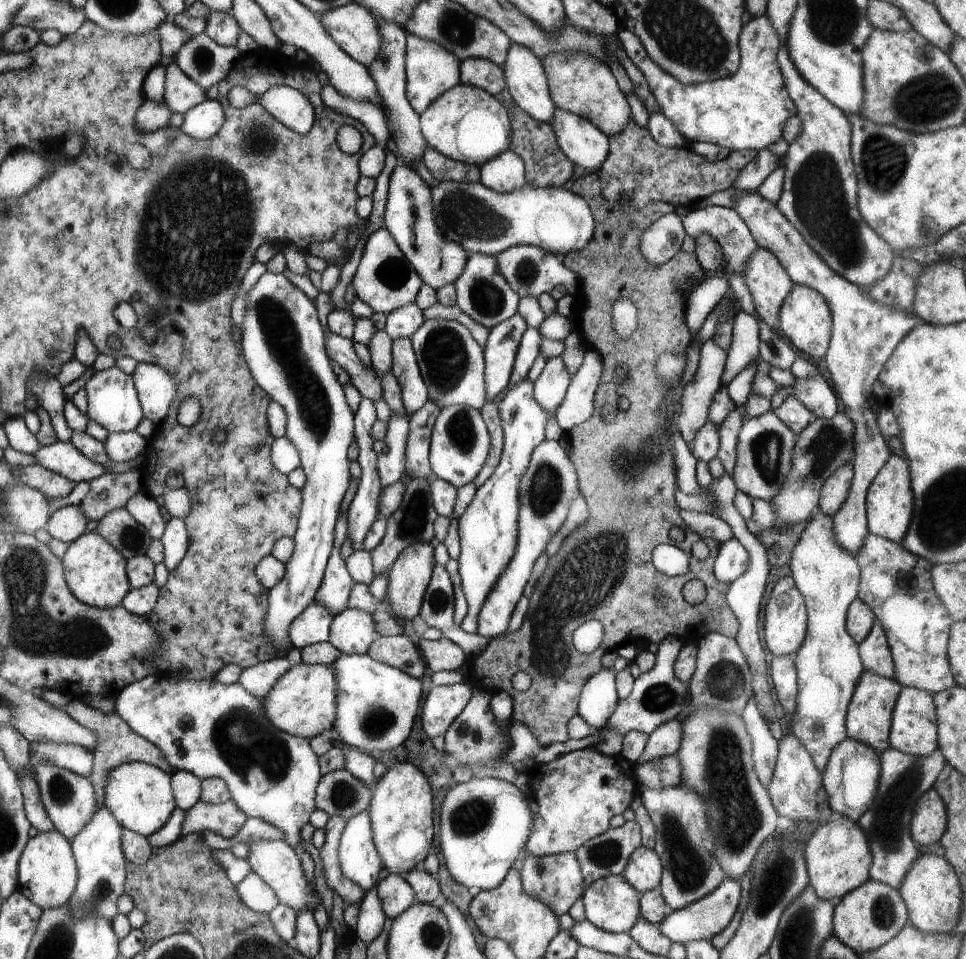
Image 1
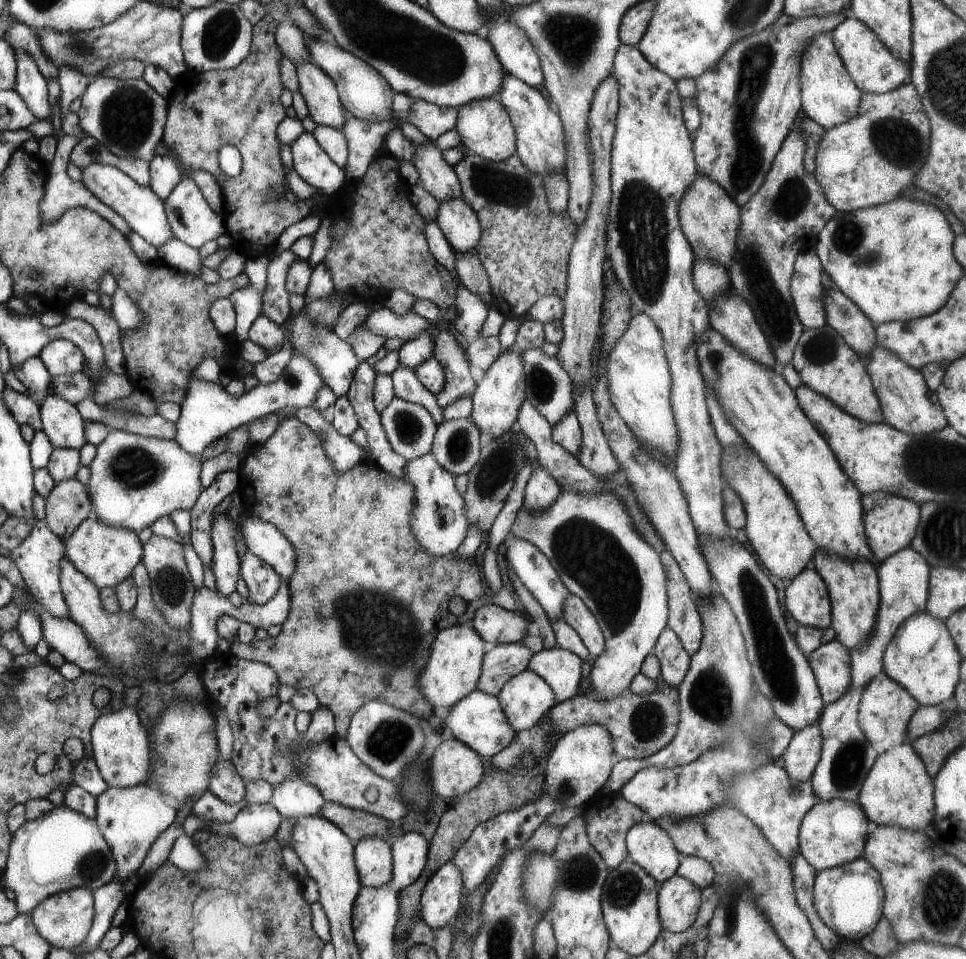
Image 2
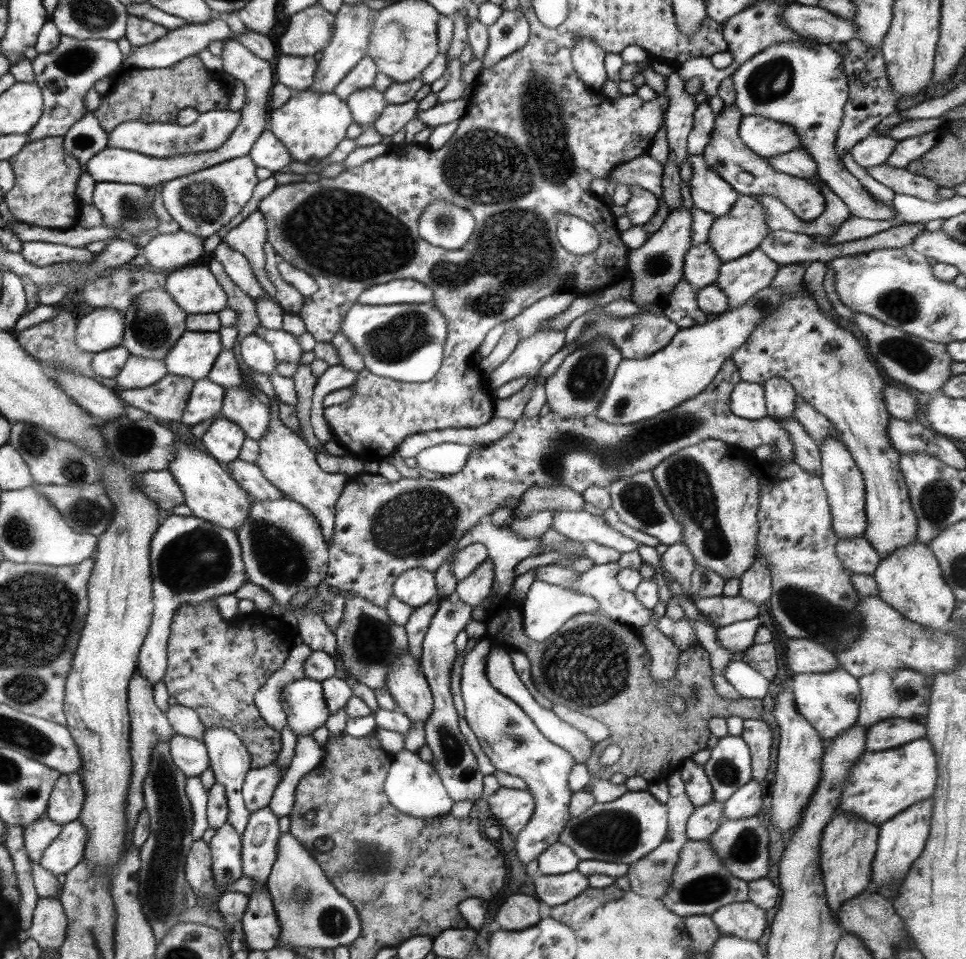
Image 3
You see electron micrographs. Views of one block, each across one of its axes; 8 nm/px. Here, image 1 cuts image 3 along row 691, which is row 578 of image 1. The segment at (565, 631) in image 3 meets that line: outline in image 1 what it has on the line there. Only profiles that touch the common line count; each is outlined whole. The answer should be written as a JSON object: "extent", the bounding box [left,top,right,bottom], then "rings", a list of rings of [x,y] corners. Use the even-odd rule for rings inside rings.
{"extent":[465,172,739,748],"rings":[[[597,172],[587,174],[587,176],[583,176],[583,178],[577,178],[577,180],[571,184],[571,194],[581,196],[581,198],[589,204],[589,210],[591,210],[593,220],[595,220],[595,230],[593,230],[593,236],[589,238],[589,242],[587,242],[579,252],[567,252],[565,256],[561,256],[561,260],[563,260],[563,264],[565,264],[567,268],[571,268],[571,270],[579,276],[579,282],[581,282],[581,284],[579,284],[579,288],[581,288],[579,294],[583,294],[583,304],[577,308],[579,334],[581,334],[581,338],[585,340],[585,344],[587,344],[589,348],[597,350],[597,352],[603,356],[603,374],[601,374],[599,386],[597,386],[595,396],[593,396],[593,414],[591,414],[589,420],[585,420],[583,424],[575,426],[573,430],[569,430],[569,432],[565,434],[565,440],[563,440],[563,444],[565,444],[565,448],[567,448],[567,452],[569,452],[569,458],[571,458],[571,462],[573,462],[573,466],[575,466],[575,472],[577,472],[577,484],[579,484],[579,494],[583,496],[583,500],[585,500],[585,504],[587,504],[589,518],[587,518],[581,526],[577,526],[577,528],[565,538],[565,542],[559,546],[559,550],[547,560],[545,570],[541,572],[541,576],[537,578],[537,582],[535,582],[535,586],[533,586],[533,592],[531,592],[531,596],[529,596],[527,618],[523,618],[523,624],[519,626],[519,630],[515,630],[515,632],[511,632],[511,634],[507,634],[507,636],[503,636],[503,638],[491,638],[489,644],[487,644],[487,648],[485,648],[483,652],[479,652],[477,656],[471,656],[471,658],[469,658],[469,672],[465,674],[465,684],[471,686],[471,688],[477,688],[477,686],[479,686],[481,690],[489,690],[489,692],[507,692],[507,694],[511,696],[511,702],[513,702],[511,724],[525,724],[525,726],[529,728],[529,732],[533,734],[533,738],[535,738],[535,740],[539,742],[539,746],[543,746],[543,748],[549,746],[549,744],[563,744],[563,742],[567,742],[567,740],[571,738],[569,732],[567,732],[567,722],[577,714],[581,688],[583,688],[583,684],[585,684],[593,674],[597,674],[597,672],[601,670],[601,656],[603,656],[607,650],[613,650],[613,648],[617,648],[617,646],[621,646],[621,644],[627,644],[627,642],[659,644],[665,636],[675,636],[675,638],[681,638],[683,642],[697,644],[707,632],[717,632],[717,634],[723,634],[723,636],[729,636],[729,638],[735,638],[737,632],[739,632],[739,622],[737,622],[735,614],[731,612],[731,608],[729,608],[727,602],[725,602],[725,594],[727,594],[729,584],[723,584],[723,582],[715,580],[715,576],[713,576],[713,560],[715,560],[717,550],[719,550],[721,544],[719,544],[717,540],[711,540],[711,538],[701,538],[701,536],[699,536],[697,532],[693,532],[691,528],[685,528],[685,522],[683,522],[683,518],[679,516],[679,510],[681,510],[681,508],[677,506],[677,500],[675,500],[675,492],[677,492],[677,474],[675,474],[675,472],[677,472],[677,464],[675,464],[675,456],[673,456],[673,442],[671,442],[669,432],[663,428],[661,418],[657,416],[659,406],[661,406],[661,402],[665,400],[665,394],[667,394],[669,388],[671,388],[667,382],[659,380],[657,374],[655,374],[657,358],[659,358],[661,354],[673,354],[673,356],[679,356],[679,354],[681,354],[681,356],[685,356],[685,350],[687,350],[687,346],[689,346],[689,342],[691,342],[689,328],[687,328],[687,322],[685,322],[687,298],[689,298],[691,292],[693,292],[693,290],[705,280],[707,272],[699,266],[699,262],[697,262],[697,254],[687,254],[687,252],[681,252],[681,250],[679,250],[677,256],[673,256],[671,260],[667,260],[667,262],[661,264],[661,266],[653,266],[653,264],[647,262],[647,258],[641,254],[641,236],[643,236],[643,232],[645,232],[655,220],[659,220],[661,216],[665,216],[665,214],[673,214],[673,212],[675,212],[675,206],[665,204],[665,202],[647,202],[647,204],[643,204],[643,208],[635,208],[635,210],[629,206],[629,208],[621,210],[617,218],[615,218],[615,214],[613,214],[613,222],[609,224],[609,202],[607,202],[607,198],[601,196],[599,174],[597,174]],[[617,300],[631,300],[631,302],[635,304],[635,308],[637,308],[637,326],[635,326],[635,330],[633,330],[627,338],[621,338],[621,336],[615,332],[615,324],[613,324],[613,304],[615,304]],[[619,364],[625,364],[625,366],[629,368],[629,380],[627,380],[623,386],[617,386],[615,380],[611,378],[613,368],[619,366]],[[603,406],[613,406],[613,410],[615,410],[615,418],[613,418],[613,422],[609,422],[609,424],[601,418],[601,408],[603,408]],[[671,526],[679,526],[679,528],[683,528],[683,532],[685,532],[685,538],[683,538],[679,544],[673,542],[673,540],[669,540],[669,536],[667,536],[667,532],[671,530]],[[695,540],[703,540],[705,546],[707,546],[707,550],[709,550],[709,554],[707,554],[707,558],[705,558],[703,562],[697,562],[697,560],[691,558],[691,560],[689,560],[689,568],[687,568],[687,572],[685,572],[683,576],[675,576],[675,578],[671,578],[671,576],[659,572],[659,570],[653,566],[651,554],[653,554],[653,548],[655,548],[657,544],[677,544],[685,554],[689,554],[689,548],[691,548],[691,544],[693,544]],[[653,590],[659,590],[661,594],[665,594],[667,602],[665,602],[663,606],[655,602],[655,598],[653,598]],[[589,620],[599,620],[599,622],[603,624],[603,638],[601,638],[601,644],[595,648],[595,652],[591,652],[591,654],[581,654],[581,652],[575,650],[571,634],[573,634],[573,630],[575,630],[577,626],[581,626],[583,622],[589,622]],[[517,670],[523,670],[525,674],[531,676],[531,686],[529,686],[525,692],[515,692],[515,690],[511,688],[511,676],[513,676]]]}

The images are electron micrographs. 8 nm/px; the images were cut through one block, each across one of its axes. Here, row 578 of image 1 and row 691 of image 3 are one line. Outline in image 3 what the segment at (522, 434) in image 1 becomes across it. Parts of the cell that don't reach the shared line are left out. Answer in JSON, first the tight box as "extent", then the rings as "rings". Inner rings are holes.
{"extent":[461,638,575,864],"rings":[[[483,638],[479,640],[467,654],[461,670],[461,696],[465,702],[465,720],[471,732],[477,736],[481,752],[491,760],[495,770],[503,774],[517,776],[527,784],[527,792],[535,800],[535,810],[525,828],[515,836],[515,856],[519,862],[529,864],[539,858],[543,850],[559,840],[561,830],[569,822],[569,804],[571,790],[567,784],[567,776],[575,760],[559,746],[549,742],[533,720],[507,696],[497,692],[485,678],[485,662],[493,644]]]}

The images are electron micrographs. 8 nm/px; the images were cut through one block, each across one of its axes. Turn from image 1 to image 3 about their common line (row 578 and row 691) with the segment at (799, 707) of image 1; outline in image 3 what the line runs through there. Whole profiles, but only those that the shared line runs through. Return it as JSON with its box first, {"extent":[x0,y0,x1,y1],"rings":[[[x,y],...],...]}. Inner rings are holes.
{"extent":[791,666,859,740],"rings":[[[841,666],[831,672],[821,674],[795,674],[791,678],[793,684],[793,698],[799,714],[815,728],[815,732],[825,740],[837,738],[837,734],[849,730],[859,718],[859,680],[853,678]]]}

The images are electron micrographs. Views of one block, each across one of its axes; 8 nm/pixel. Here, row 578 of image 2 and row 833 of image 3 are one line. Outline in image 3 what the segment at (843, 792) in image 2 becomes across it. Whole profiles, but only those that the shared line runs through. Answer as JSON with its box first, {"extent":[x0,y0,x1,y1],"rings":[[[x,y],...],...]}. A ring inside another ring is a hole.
{"extent":[871,798,933,892],"rings":[[[927,798],[923,802],[917,802],[917,806],[909,806],[907,810],[903,810],[901,814],[893,816],[891,820],[887,820],[879,826],[877,852],[875,852],[875,860],[871,864],[871,890],[873,892],[905,880],[905,876],[909,874],[913,862],[921,856],[925,842],[929,838],[931,810],[933,810],[933,798]]]}

